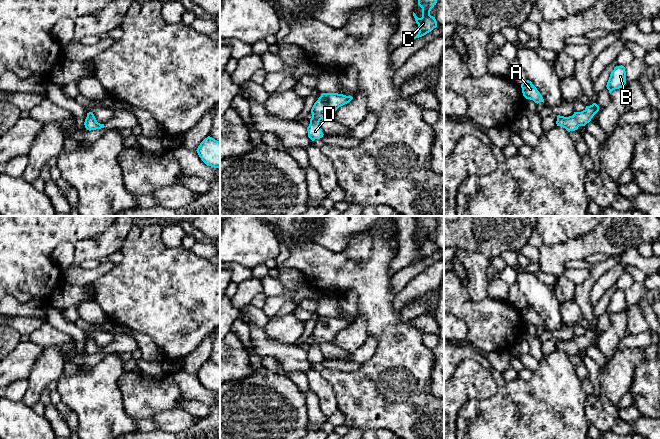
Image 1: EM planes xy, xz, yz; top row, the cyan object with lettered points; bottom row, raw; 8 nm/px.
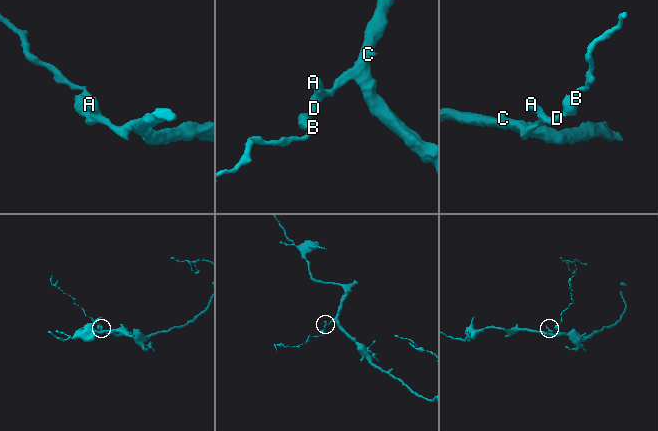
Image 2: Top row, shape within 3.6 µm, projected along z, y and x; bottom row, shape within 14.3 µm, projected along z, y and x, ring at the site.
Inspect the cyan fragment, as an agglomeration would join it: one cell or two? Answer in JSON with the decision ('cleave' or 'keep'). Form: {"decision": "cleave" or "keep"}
{"decision": "keep"}

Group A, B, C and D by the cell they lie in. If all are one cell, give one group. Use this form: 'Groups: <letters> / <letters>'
Groups: A B C D

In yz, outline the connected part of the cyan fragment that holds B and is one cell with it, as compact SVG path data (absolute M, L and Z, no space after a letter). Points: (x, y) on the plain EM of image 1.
M616 290L611 296L609 304L607 306L607 313L609 317L615 313L622 312L626 308L626 295L624 290Z

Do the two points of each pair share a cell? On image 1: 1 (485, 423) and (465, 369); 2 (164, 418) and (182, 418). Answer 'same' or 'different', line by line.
1: different
2: same

